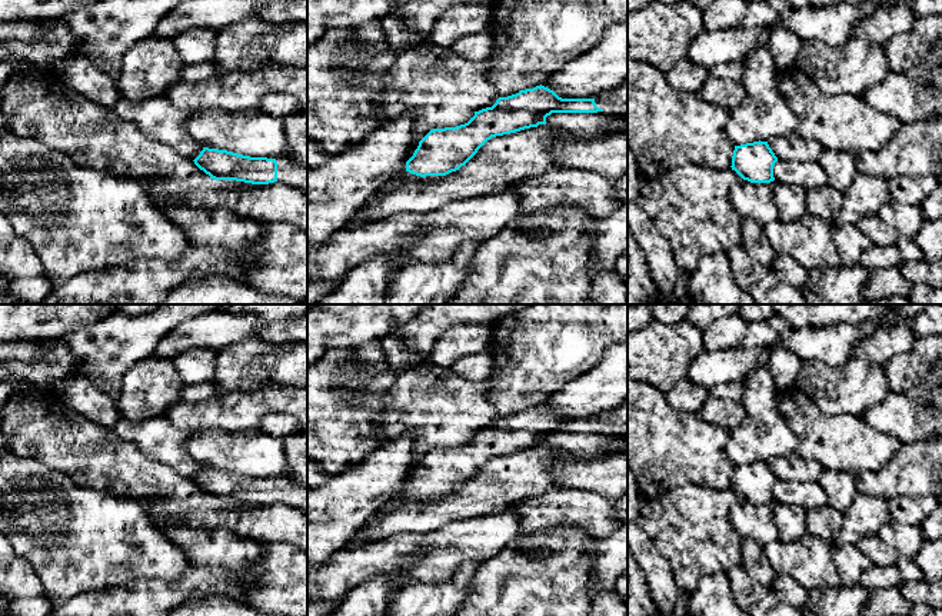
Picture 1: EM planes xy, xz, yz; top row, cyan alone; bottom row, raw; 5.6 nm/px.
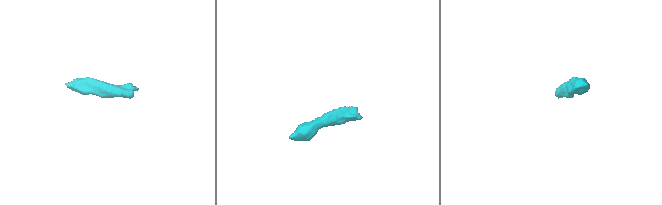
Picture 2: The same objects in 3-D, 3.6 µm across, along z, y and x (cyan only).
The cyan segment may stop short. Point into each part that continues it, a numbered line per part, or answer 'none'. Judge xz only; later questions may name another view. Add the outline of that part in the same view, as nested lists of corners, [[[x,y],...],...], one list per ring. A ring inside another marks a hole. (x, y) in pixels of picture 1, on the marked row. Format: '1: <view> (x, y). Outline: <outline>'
1: xz (400, 179). Outline: [[[405,170],[405,172],[399,173],[397,176],[395,176],[385,186],[382,186],[369,200],[379,199],[379,197],[387,194],[389,192],[402,187],[407,182],[415,182],[415,180],[420,180],[420,179],[425,182],[437,182],[442,179],[442,176],[420,177],[420,176],[412,174],[412,173]]]

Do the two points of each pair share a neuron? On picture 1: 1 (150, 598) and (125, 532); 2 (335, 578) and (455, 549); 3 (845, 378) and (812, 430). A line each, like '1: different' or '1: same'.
1: different
2: same
3: different

